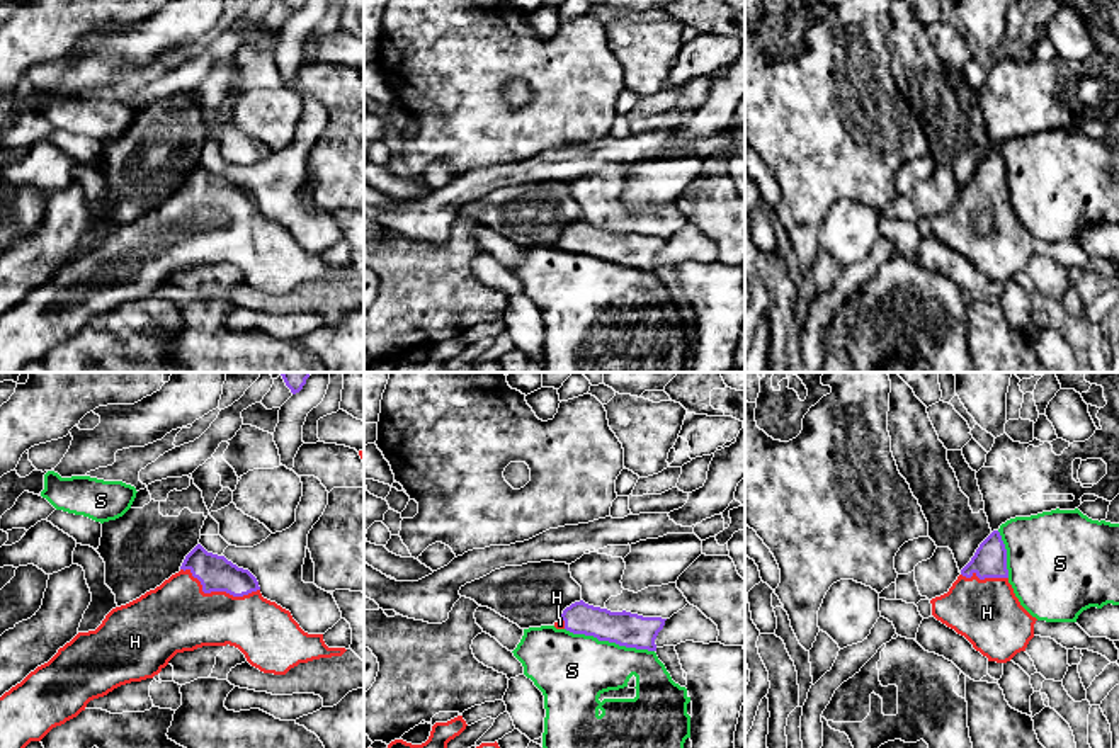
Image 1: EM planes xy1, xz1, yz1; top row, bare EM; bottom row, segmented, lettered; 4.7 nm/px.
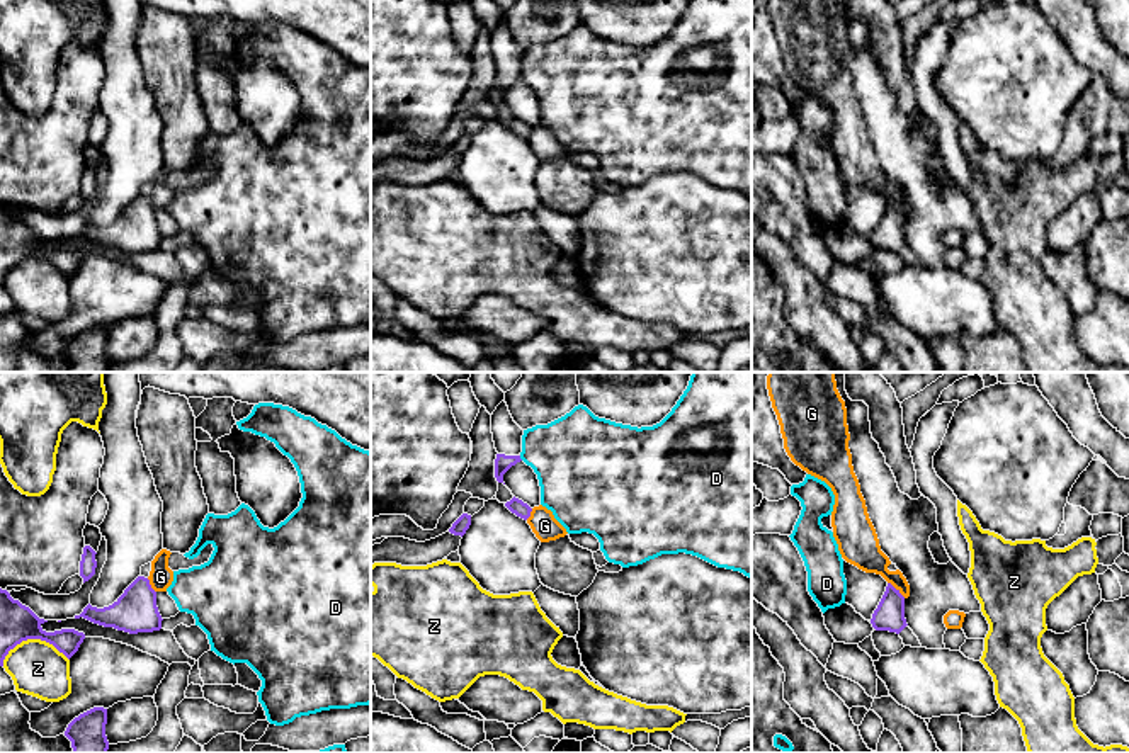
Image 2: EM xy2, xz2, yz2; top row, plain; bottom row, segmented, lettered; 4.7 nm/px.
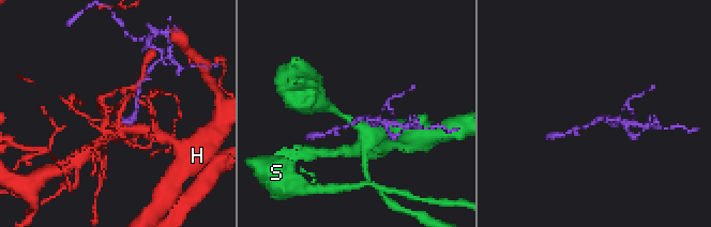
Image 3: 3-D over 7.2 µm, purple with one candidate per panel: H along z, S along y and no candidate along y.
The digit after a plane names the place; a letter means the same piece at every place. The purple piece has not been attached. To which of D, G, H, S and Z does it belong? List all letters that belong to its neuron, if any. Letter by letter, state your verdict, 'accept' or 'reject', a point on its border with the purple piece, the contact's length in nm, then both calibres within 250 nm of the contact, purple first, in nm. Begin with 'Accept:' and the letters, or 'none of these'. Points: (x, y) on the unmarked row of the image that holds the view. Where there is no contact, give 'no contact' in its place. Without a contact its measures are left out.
Accept: H
D: reject; meets purple in xz2 at (519, 77); contact 30 nm long; 80 nm thick on the purple side, 380 nm on the other
G: reject; meets purple in yz2 at (895, 208); contact 120 nm long; 140 nm thick on the purple side, 180 nm on the other
H: accept; meets purple in xy1 at (218, 209); contact 400 nm long; 170 nm thick on the purple side, 340 nm on the other
S: reject; meets purple in xz1 at (609, 260); contact 440 nm long; 160 nm thick on the purple side, 360 nm on the other
Z: reject; meets purple in xy2 at (31, 257); contact 320 nm long; 180 nm thick on the purple side, 260 nm on the other

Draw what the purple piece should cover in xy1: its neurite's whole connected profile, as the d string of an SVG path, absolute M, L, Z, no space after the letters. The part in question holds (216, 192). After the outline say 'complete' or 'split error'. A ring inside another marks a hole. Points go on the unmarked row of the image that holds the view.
M197 163L179 192L112 228L95 250L78 252L48 282L0 316L0 372L22 372L31 360L41 360L53 347L77 337L90 320L121 304L153 298L177 272L226 264L238 267L252 286L274 294L347 270L328 267L323 253L304 252L289 230L262 216L248 189Z | split error

